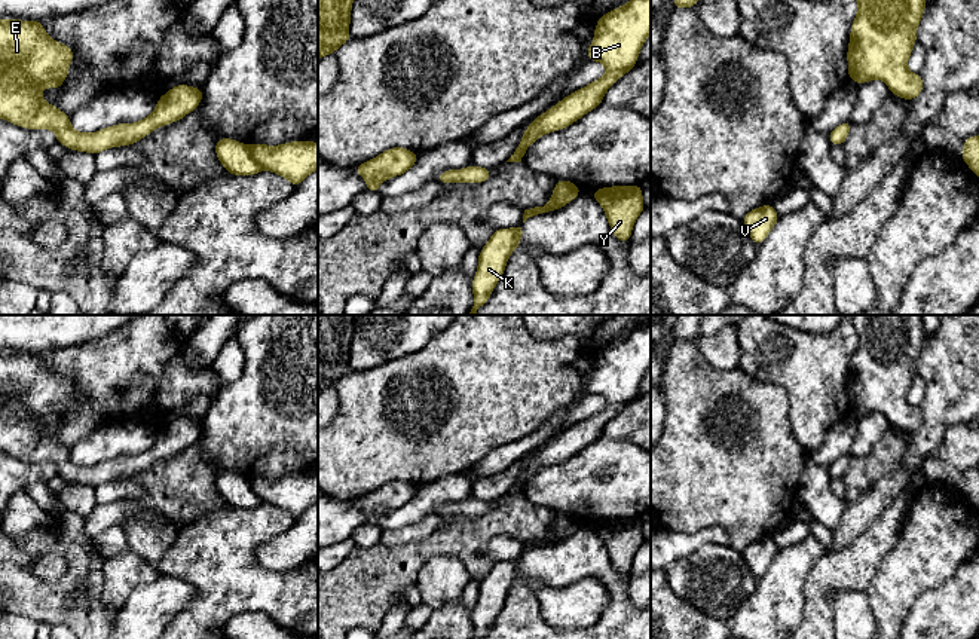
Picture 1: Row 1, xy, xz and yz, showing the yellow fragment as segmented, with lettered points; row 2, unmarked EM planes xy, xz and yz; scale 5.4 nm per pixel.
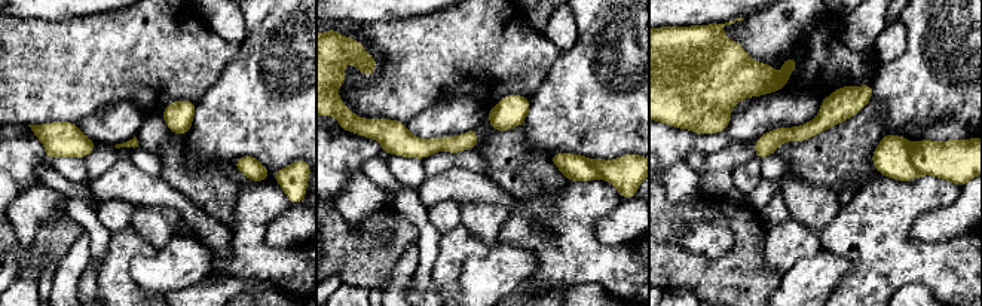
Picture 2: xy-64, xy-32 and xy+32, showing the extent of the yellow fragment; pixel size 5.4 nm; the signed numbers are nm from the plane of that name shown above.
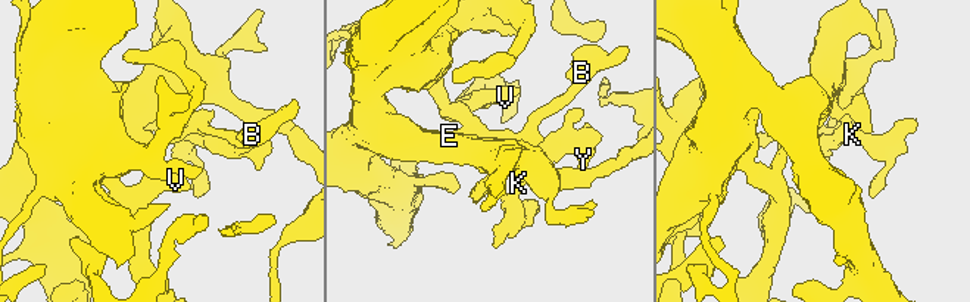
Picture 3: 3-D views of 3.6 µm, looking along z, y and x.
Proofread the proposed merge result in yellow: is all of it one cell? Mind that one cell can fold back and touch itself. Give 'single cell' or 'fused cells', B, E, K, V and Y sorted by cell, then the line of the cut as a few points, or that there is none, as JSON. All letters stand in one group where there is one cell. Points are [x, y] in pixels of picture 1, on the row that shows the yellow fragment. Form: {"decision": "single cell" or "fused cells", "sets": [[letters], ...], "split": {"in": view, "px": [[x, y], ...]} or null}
{"decision": "single cell", "sets": [["B", "E", "K", "V", "Y"]], "split": null}

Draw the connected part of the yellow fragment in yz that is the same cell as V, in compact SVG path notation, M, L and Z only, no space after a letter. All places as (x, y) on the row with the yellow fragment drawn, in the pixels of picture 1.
M767 204L749 211L741 220L752 241L756 245L761 245L778 218L780 215L775 213L771 204Z

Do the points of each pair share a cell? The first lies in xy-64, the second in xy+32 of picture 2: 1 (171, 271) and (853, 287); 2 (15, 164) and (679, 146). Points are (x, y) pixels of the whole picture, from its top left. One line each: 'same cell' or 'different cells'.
1: different cells
2: same cell

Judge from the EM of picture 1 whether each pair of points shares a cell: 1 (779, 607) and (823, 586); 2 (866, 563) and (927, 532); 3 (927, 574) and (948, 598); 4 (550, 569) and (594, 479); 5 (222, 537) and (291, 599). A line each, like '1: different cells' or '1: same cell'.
1: different cells
2: different cells
3: different cells
4: different cells
5: same cell

